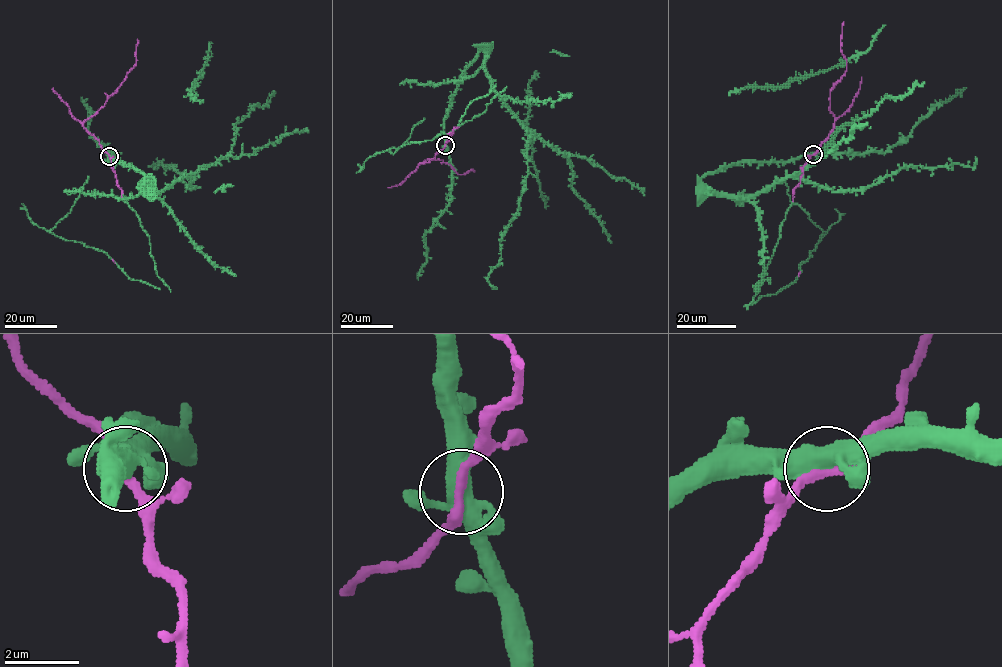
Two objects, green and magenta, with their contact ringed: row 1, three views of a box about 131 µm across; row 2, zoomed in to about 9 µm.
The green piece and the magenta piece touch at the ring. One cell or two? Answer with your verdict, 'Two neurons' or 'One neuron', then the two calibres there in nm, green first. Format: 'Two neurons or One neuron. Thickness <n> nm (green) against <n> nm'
One neuron. Thickness 440 nm (green) against 280 nm

